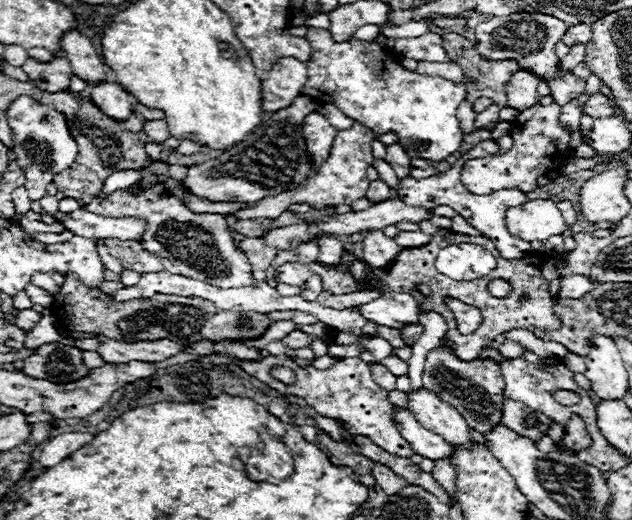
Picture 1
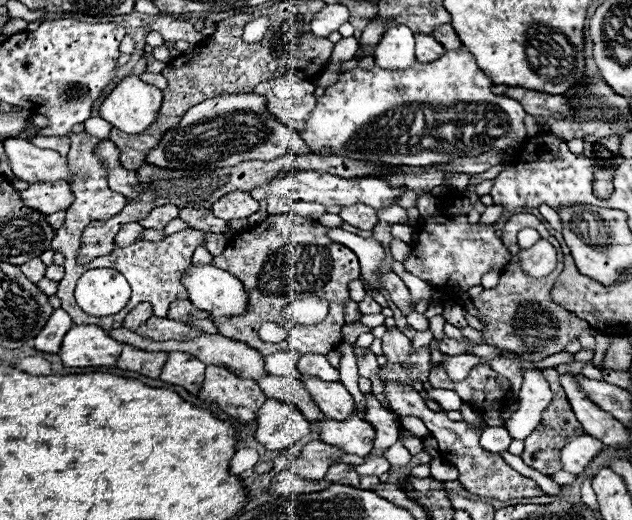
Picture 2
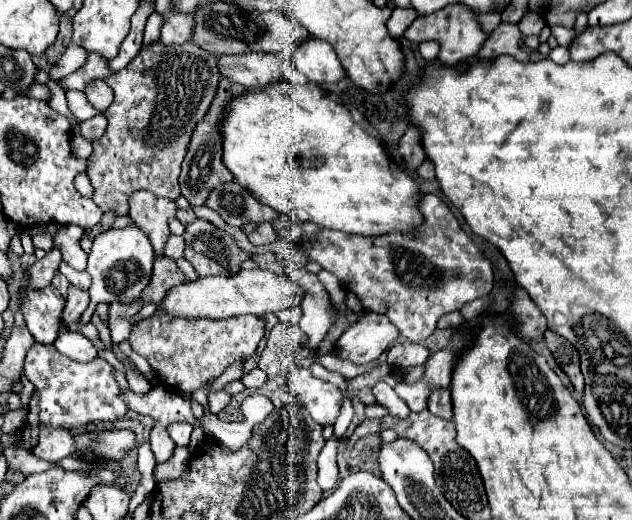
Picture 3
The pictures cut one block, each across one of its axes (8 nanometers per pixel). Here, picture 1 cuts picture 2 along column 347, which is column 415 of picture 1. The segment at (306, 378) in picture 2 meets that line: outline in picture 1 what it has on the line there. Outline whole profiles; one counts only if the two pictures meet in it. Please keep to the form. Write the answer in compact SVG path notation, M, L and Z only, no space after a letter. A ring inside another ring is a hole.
M426 388L410 390L406 396L408 410L412 416L416 416L416 420L420 420L420 424L424 424L424 428L436 432L438 436L444 436L444 440L448 440L452 446L468 448L468 444L472 444L468 424L452 404L440 400L440 396Z

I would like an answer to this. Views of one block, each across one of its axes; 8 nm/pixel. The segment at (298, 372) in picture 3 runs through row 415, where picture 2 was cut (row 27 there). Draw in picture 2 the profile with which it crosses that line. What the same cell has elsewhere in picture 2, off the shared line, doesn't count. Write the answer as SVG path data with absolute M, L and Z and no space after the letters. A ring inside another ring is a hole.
M328 4L326 8L322 8L310 28L312 28L312 34L316 38L328 38L332 32L336 32L344 22L348 22L348 8L342 6L342 4Z

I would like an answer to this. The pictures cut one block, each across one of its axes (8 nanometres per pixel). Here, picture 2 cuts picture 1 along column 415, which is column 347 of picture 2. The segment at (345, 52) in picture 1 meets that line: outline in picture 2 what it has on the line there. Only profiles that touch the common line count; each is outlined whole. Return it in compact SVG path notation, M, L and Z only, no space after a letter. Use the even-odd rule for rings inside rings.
M448 50L434 62L414 62L406 70L386 70L374 66L372 70L354 68L344 72L336 84L326 88L326 94L318 98L314 112L308 118L308 128L300 132L304 142L316 154L322 146L330 146L336 156L346 156L364 162L384 162L392 166L420 166L446 164L456 158L476 156L488 150L516 148L526 140L524 108L520 102L508 96L492 94L494 82L478 68L474 56L466 50ZM460 102L492 102L492 104L460 104Z

